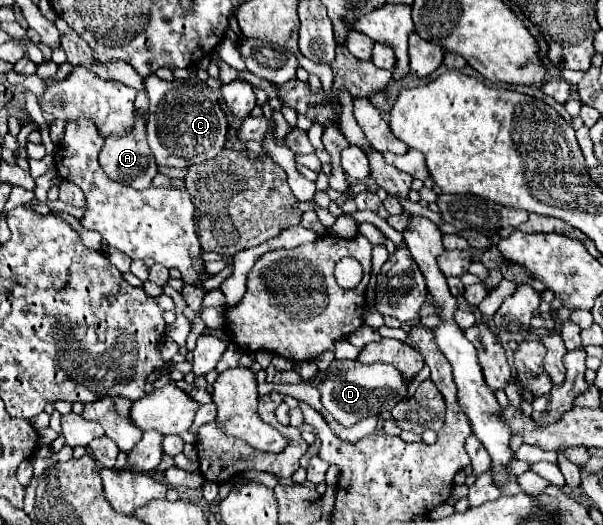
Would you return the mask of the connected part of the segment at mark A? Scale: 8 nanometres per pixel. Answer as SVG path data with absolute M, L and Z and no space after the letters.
M137 117L127 137L107 137L99 153L99 165L109 179L125 183L133 189L147 189L157 175L155 159L145 137L145 123Z

